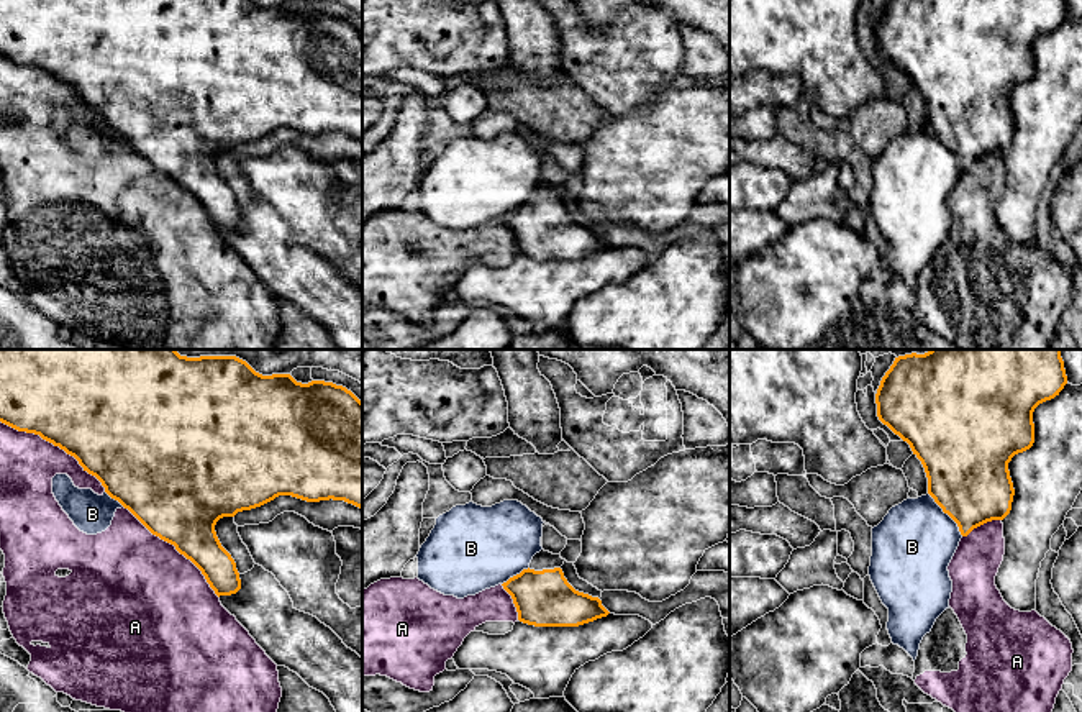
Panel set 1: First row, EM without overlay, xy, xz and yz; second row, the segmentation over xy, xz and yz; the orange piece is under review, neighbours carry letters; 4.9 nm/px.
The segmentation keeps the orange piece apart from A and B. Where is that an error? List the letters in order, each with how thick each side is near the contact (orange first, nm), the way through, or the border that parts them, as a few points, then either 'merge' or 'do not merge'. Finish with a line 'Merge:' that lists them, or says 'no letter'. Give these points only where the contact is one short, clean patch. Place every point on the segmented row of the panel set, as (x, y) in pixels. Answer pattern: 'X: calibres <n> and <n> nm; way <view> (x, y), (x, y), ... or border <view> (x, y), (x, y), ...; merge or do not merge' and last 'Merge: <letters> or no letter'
A: calibres 500 and 280 nm; do not merge
B: calibres 400 and 400 nm; do not merge
Merge: no letter

